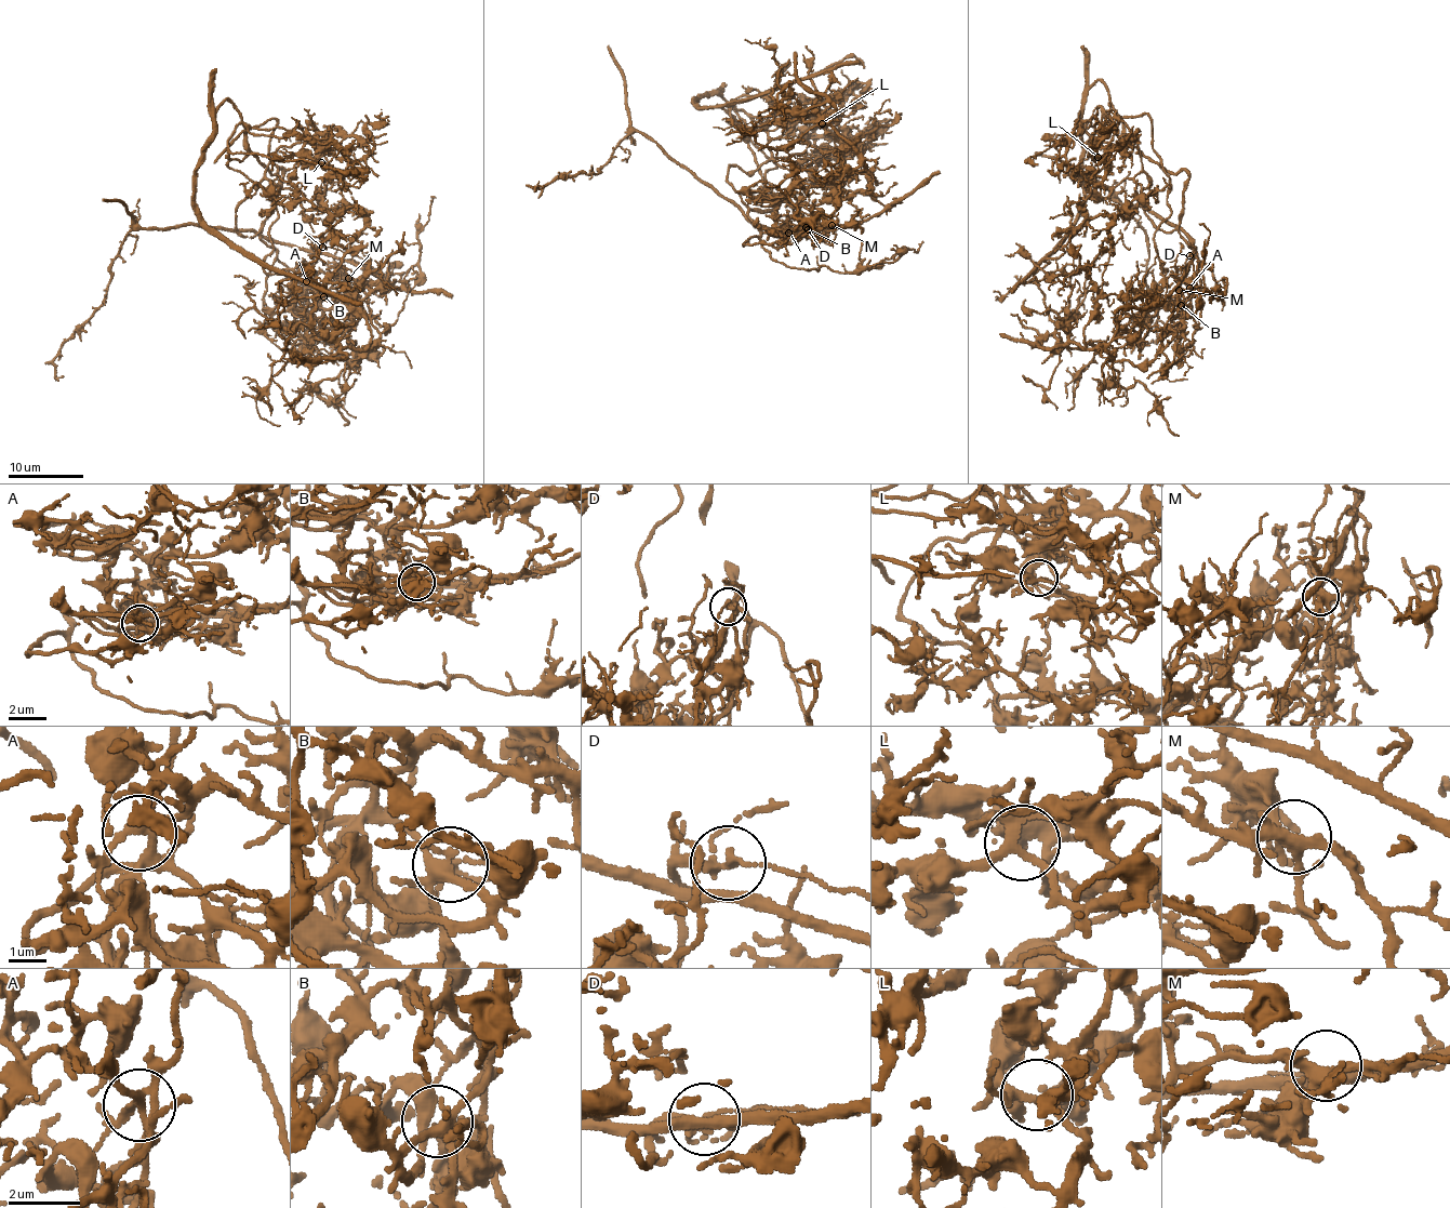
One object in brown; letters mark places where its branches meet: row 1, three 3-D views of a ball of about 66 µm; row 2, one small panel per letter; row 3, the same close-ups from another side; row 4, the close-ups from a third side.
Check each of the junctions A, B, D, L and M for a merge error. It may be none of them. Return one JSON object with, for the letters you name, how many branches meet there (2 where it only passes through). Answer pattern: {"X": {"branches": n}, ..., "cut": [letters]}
{"A": {"branches": 5}, "D": {"branches": 3}, "cut": ["A", "D"]}

